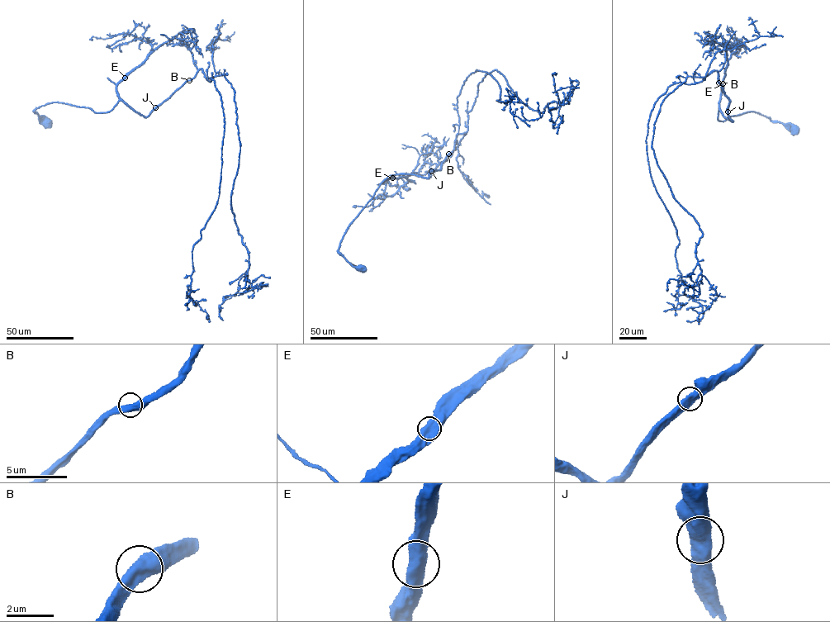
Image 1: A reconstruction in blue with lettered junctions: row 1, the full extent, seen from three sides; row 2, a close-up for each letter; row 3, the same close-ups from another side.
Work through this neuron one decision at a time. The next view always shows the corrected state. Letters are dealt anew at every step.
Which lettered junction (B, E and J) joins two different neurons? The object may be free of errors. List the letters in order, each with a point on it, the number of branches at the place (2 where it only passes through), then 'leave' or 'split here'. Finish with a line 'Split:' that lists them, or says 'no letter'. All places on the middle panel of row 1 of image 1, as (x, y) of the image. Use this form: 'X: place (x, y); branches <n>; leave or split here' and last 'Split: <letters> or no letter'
B: place (448, 154); branches 2; leave
E: place (392, 178); branches 2; leave
J: place (431, 171); branches 2; leave
Split: no letter

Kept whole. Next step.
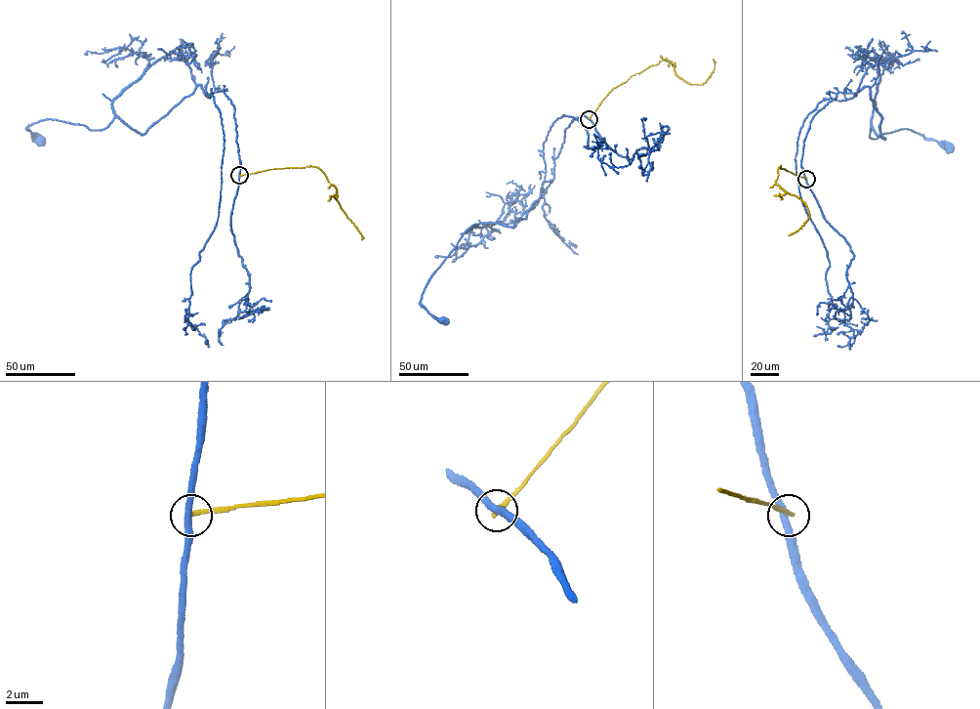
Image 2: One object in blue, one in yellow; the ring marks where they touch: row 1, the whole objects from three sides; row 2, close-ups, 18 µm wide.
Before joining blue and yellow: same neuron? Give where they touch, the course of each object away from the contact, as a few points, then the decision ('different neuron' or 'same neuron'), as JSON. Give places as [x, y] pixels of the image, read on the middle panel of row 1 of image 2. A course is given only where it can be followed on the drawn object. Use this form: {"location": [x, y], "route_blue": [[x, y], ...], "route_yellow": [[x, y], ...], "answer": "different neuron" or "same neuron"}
{"location": [589, 119], "route_blue": [[588, 119], [565, 129], [553, 178], [525, 218], [512, 227], [473, 225], [432, 274], [420, 302], [442, 320]], "route_yellow": [[589, 119], [613, 89], [661, 61], [672, 62], [675, 73], [685, 81], [702, 84], [713, 70], [713, 59]], "answer": "different neuron"}

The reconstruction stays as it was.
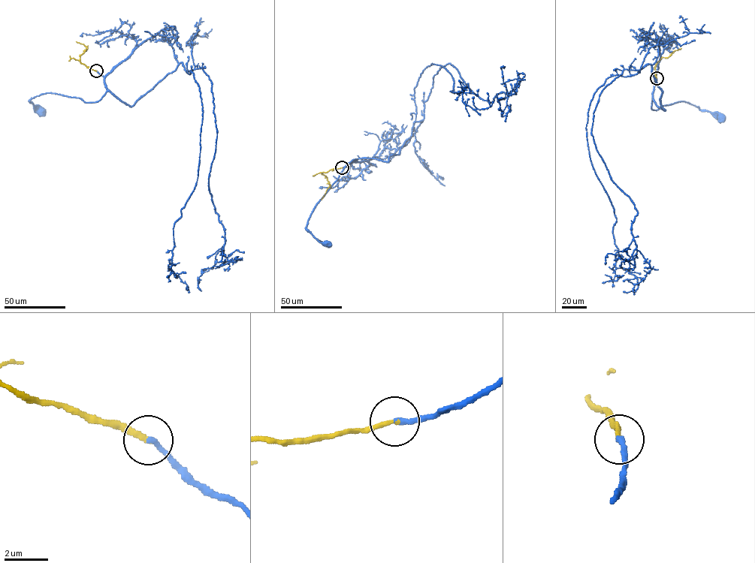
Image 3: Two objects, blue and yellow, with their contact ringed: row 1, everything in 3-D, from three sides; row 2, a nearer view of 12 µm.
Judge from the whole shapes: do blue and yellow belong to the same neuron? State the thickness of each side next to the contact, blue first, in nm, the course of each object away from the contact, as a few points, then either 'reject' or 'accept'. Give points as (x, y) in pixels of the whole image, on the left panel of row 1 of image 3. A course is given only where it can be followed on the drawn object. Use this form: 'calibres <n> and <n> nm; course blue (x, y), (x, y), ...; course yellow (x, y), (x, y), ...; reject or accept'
calibres 240 and 220 nm; course blue (96, 70), (104, 76), (107, 88), (99, 100), (86, 102), (61, 94), (43, 94), (29, 101), (40, 111); course yellow (96, 70), (81, 62), (80, 56), (86, 48), (76, 41); accept

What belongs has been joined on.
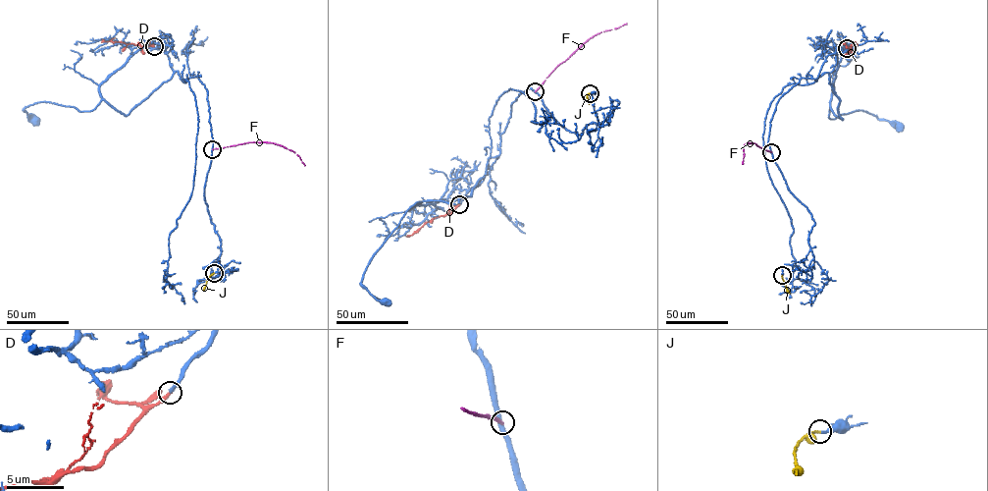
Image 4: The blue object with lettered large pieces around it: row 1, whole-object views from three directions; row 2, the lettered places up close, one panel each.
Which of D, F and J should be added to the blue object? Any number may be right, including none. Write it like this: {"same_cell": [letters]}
{"same_cell": ["J"]}

